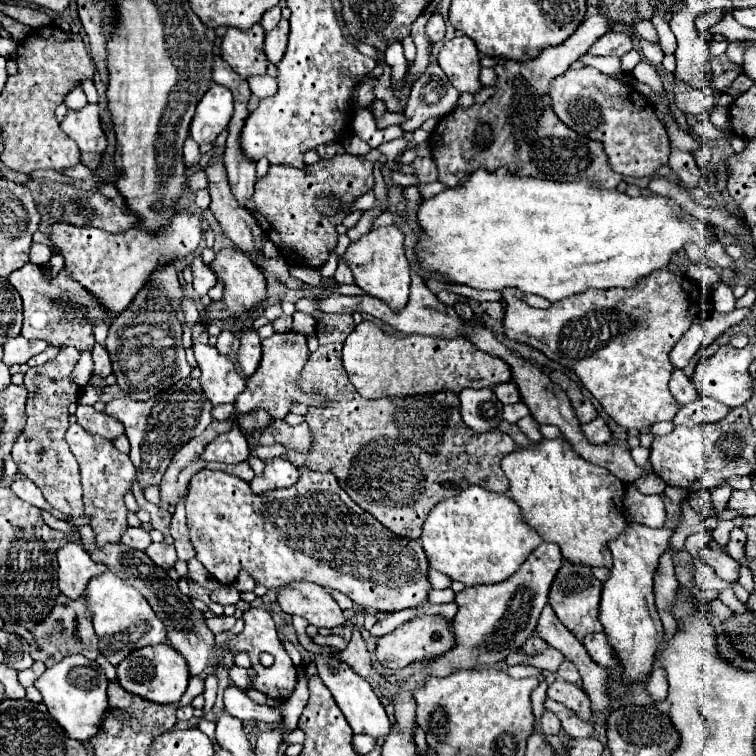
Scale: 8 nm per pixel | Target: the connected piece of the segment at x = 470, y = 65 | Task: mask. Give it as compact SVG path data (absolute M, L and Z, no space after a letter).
M456 34L452 40L444 42L438 52L438 64L458 92L476 94L480 90L480 58L472 38Z

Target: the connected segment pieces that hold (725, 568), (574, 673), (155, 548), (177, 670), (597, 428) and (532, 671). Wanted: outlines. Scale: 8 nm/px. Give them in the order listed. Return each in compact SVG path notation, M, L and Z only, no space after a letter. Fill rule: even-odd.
M706 548L706 550L700 552L700 556L702 556L702 560L704 560L708 566L712 566L712 570L714 570L722 580L726 580L726 582L738 580L738 562L732 560L728 554L724 554L724 552L720 552L720 550L710 550L710 548Z
M564 660L564 662L558 666L556 674L558 674L558 678L568 680L568 682L574 682L574 684L580 682L580 674L578 674L578 670L574 668L574 664L572 664L570 660Z
M152 542L144 552L152 558L154 564L158 564L158 566L162 566L166 570L176 564L176 550L174 550L172 544L166 544L166 542L156 544L156 542Z
M158 644L158 646L144 646L140 650L130 652L120 664L118 664L118 682L138 696L144 696L146 700L168 704L178 702L182 694L188 688L188 664L186 660L170 646L170 644Z
M596 418L588 424L582 424L582 432L588 434L588 440L594 444L606 444L612 440L612 432L604 418Z
M514 665L508 667L508 674L513 678L538 676L542 671L533 666Z

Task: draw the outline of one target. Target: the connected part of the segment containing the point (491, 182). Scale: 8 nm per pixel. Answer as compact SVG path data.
M500 168L498 172L484 172L484 170L476 170L468 182L464 182L460 188L452 188L446 190L430 200L424 200L418 208L418 224L422 228L422 238L418 240L418 260L424 266L424 270L428 272L440 272L444 274L450 282L454 284L466 284L470 288L476 290L504 290L506 286L516 286L524 292L530 294L538 294L550 302L558 302L564 300L572 294L584 292L586 288L612 288L612 286L620 286L620 288L634 288L644 276L652 274L654 270L666 268L672 260L672 256L680 250L684 250L688 244L696 244L696 230L694 226L686 220L686 210L676 204L672 198L668 196L660 196L660 194L650 194L650 196L638 196L632 198L626 192L620 192L618 188L606 190L600 186L594 186L590 180L580 180L580 182L550 182L550 180L540 180L540 178L518 178L512 176L508 172L504 172L504 168Z

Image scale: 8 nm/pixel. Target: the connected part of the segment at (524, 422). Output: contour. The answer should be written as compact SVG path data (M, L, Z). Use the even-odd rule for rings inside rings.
M526 416L526 418L518 420L516 424L518 424L518 428L520 428L532 442L540 442L540 440L542 440L542 436L540 436L540 432L538 432L538 424L536 424L536 420L534 420L532 416Z

